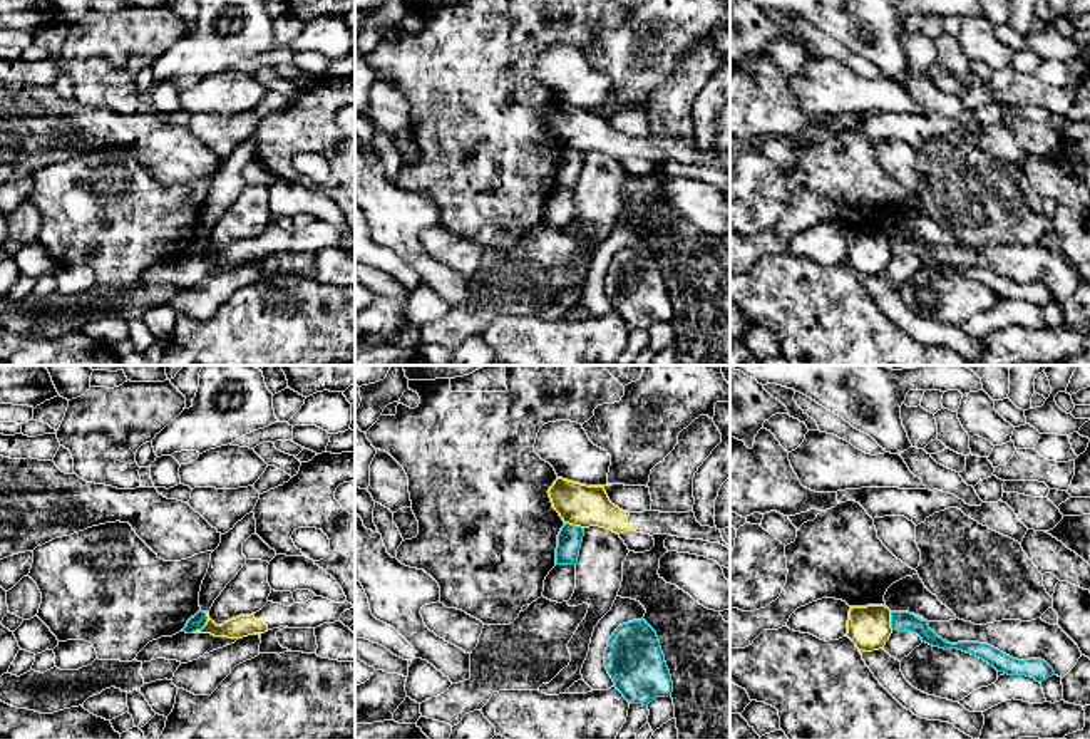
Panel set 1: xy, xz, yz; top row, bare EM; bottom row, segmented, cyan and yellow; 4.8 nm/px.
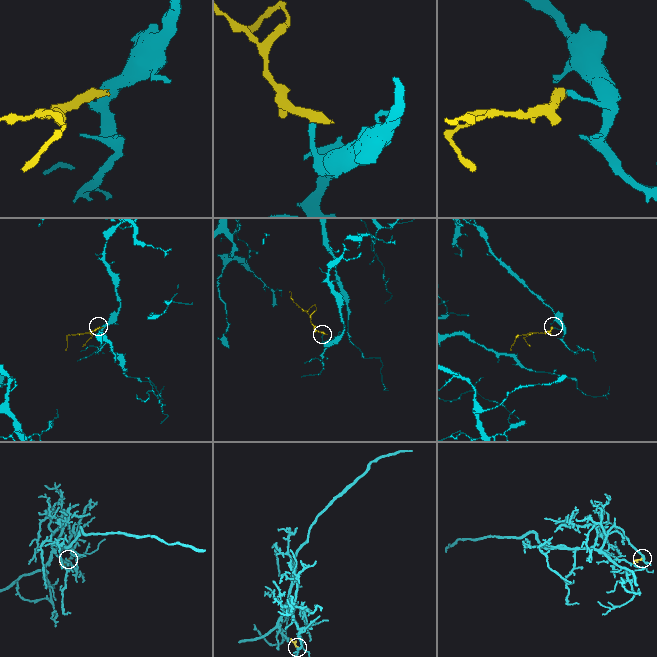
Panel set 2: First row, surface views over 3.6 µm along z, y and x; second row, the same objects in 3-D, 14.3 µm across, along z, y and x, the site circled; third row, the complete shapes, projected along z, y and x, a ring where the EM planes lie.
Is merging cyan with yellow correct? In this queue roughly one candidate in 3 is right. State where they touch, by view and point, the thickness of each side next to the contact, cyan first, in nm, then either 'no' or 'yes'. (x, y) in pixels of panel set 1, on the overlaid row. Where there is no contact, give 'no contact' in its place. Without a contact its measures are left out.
contact xy (203, 625); calibres 70 and 110 nm; no

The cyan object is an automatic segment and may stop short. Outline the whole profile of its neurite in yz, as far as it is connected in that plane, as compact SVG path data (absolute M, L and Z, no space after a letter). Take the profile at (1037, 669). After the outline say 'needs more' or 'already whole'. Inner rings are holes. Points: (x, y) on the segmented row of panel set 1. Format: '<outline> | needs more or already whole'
M891 612L891 628L899 632L914 632L921 637L923 642L933 647L944 650L958 649L976 655L993 665L998 672L1005 672L1008 675L1026 675L1036 682L1043 682L1055 675L1053 669L1041 659L1018 660L988 643L979 642L949 643L929 628L928 620L921 620L909 612Z | already whole

